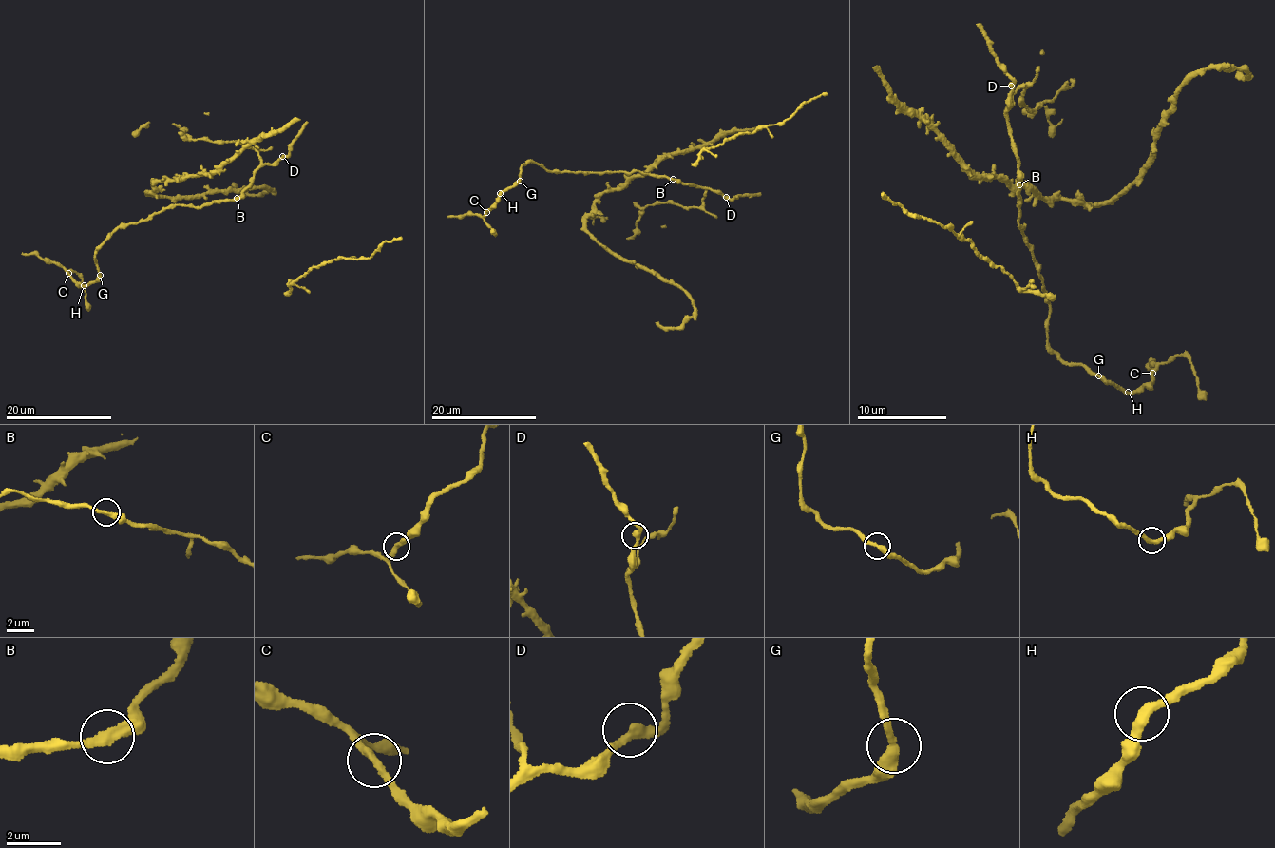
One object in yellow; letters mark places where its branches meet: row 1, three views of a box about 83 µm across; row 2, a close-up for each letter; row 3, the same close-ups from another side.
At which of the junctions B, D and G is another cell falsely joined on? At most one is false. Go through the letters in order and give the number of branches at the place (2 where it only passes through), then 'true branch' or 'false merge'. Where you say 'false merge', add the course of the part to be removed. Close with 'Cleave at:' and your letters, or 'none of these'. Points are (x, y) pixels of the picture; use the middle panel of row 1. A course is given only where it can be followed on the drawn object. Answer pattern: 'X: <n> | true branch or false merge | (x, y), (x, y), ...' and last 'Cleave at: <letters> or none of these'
B: 2 | true branch
D: 2 | true branch
G: 2 | true branch
Cleave at: none of these

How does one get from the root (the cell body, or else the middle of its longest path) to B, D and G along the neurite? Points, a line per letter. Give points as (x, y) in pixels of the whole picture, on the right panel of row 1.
B: (1023, 231), (1018, 221), (1019, 184)
D: (1023, 231), (1018, 221), (1020, 205), (1017, 192), (1019, 185), (1018, 162), (1004, 111), (1011, 86)
G: (1023, 231), (1048, 296), (1051, 311), (1047, 343), (1066, 362), (1081, 363), (1098, 375)

